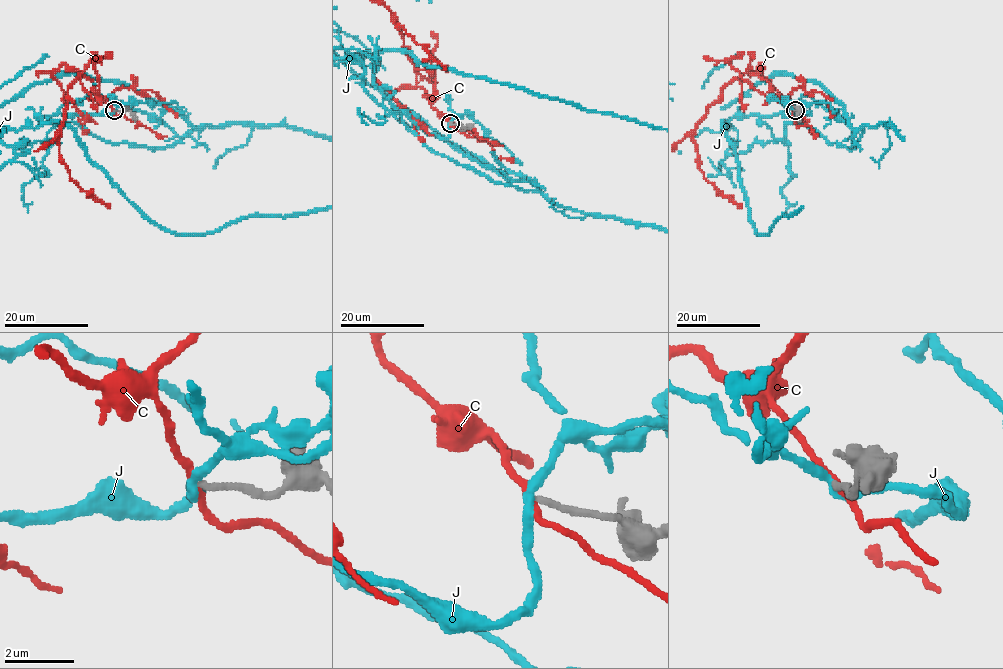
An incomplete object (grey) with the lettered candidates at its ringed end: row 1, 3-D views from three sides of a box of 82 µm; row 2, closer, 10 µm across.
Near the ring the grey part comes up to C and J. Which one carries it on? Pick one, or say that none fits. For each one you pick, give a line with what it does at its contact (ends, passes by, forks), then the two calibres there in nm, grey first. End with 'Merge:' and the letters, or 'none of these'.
Merge: none of these

